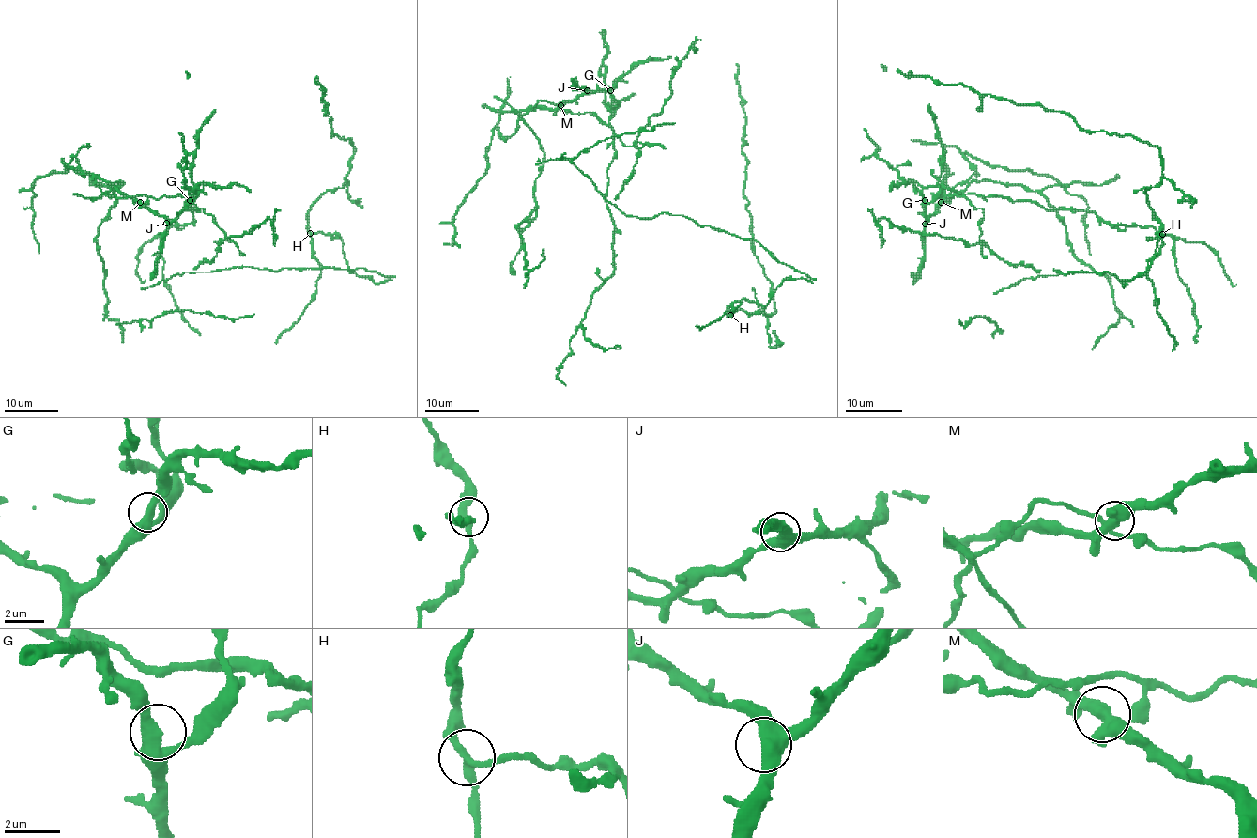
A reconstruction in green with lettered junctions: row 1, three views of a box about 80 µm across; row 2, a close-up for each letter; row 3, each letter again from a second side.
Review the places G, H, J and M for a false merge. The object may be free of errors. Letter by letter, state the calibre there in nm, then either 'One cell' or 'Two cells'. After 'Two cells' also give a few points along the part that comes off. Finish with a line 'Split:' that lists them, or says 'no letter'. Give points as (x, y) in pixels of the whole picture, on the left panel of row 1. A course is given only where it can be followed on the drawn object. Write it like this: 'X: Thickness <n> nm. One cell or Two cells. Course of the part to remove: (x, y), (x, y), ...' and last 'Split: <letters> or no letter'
G: Thickness 400 nm. One cell
H: Thickness 300 nm. One cell
J: Thickness 420 nm. One cell
M: Thickness 400 nm. One cell
Split: no letter

